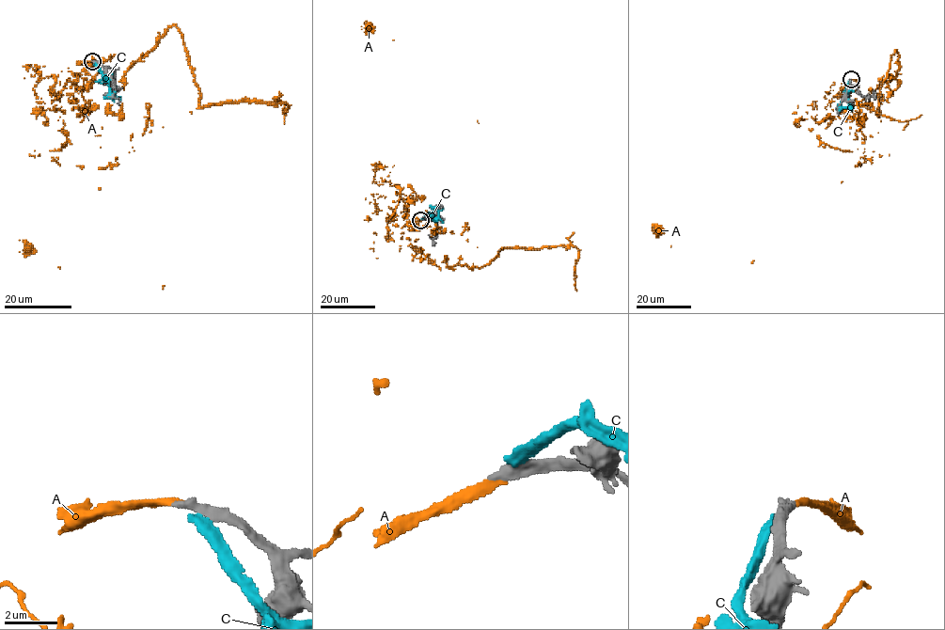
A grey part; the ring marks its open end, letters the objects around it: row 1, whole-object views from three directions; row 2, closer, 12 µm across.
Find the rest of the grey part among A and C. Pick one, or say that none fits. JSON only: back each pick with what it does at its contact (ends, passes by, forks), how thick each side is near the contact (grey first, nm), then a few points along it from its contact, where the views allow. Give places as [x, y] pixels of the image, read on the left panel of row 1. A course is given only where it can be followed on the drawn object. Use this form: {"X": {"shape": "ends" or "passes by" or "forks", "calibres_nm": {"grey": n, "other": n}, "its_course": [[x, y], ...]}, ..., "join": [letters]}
{"A": {"shape": "ends", "calibres_nm": {"grey": 400, "other": 340}, "its_course": [[92, 61], [70, 71], [118, 54], [140, 59], [174, 25], [201, 106], [287, 103], [283, 114], [286, 104]]}, "join": ["A"]}

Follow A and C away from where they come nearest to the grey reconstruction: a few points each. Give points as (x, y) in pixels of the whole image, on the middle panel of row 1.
A: (420, 220), (401, 228), (412, 246), (440, 269), (481, 267), (504, 247), (574, 245), (579, 253), (576, 291)
C: (423, 219), (435, 209), (439, 218)

